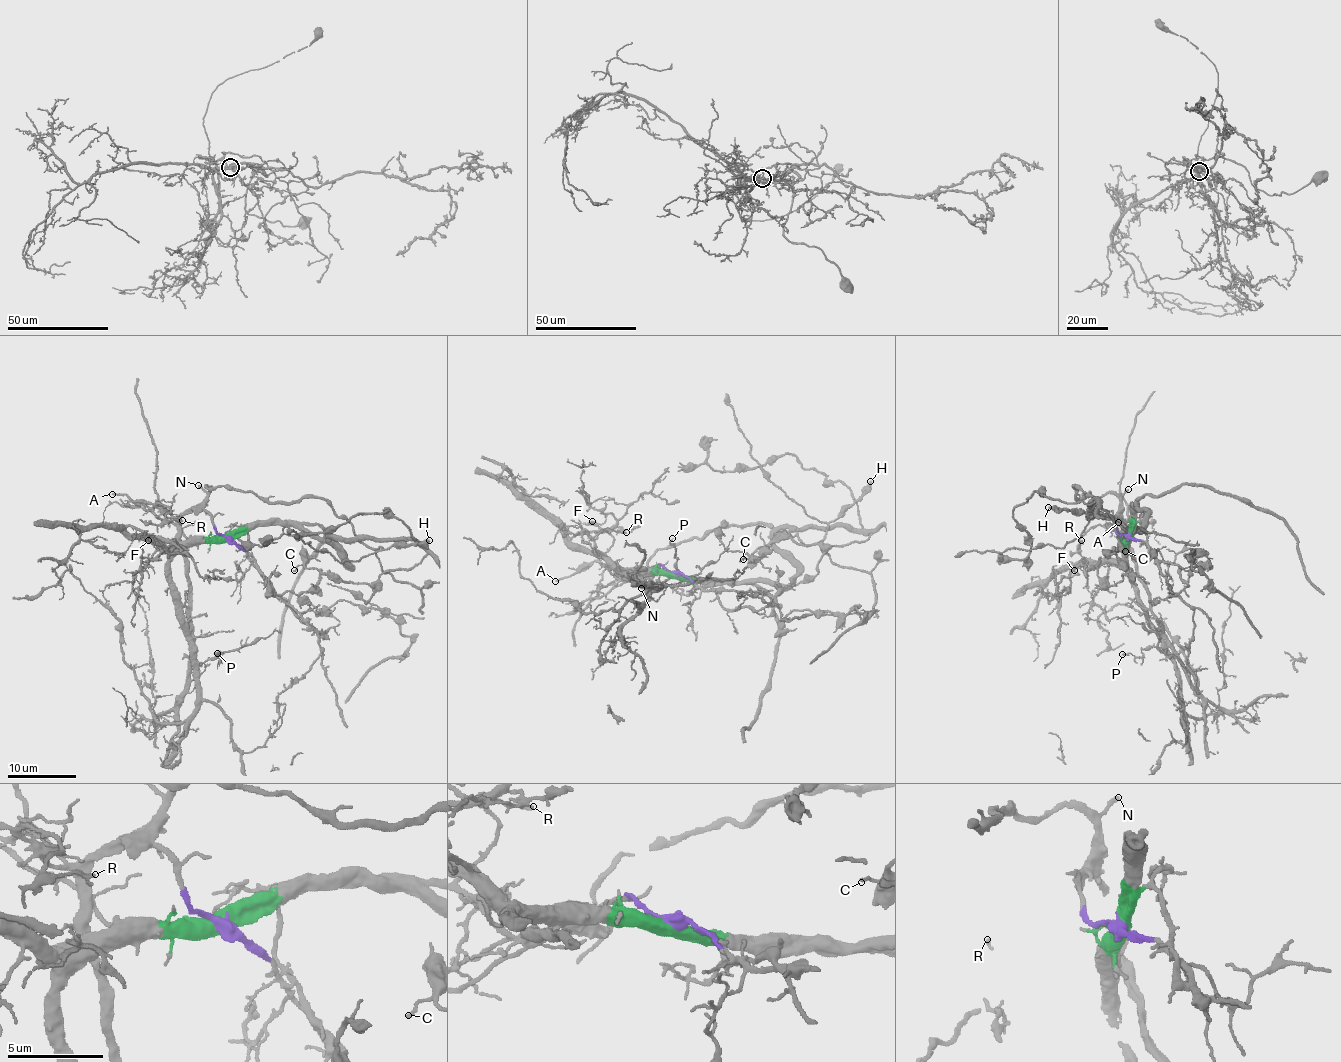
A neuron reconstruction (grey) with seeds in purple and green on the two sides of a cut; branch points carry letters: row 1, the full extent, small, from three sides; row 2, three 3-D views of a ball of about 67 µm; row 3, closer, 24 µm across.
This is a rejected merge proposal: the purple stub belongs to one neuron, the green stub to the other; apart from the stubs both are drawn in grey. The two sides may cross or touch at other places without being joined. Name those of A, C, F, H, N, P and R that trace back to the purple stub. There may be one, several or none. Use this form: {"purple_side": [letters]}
{"purple_side": ["A", "H", "N", "R"]}

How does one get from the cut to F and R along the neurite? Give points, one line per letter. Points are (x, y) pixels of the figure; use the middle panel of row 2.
F: (675, 574), (625, 572), (570, 540), (577, 534), (609, 531), (616, 520), (611, 514), (601, 524), (592, 521)
R: (675, 574), (660, 564), (617, 579), (599, 558), (613, 539), (609, 533), (611, 529), (626, 532)

